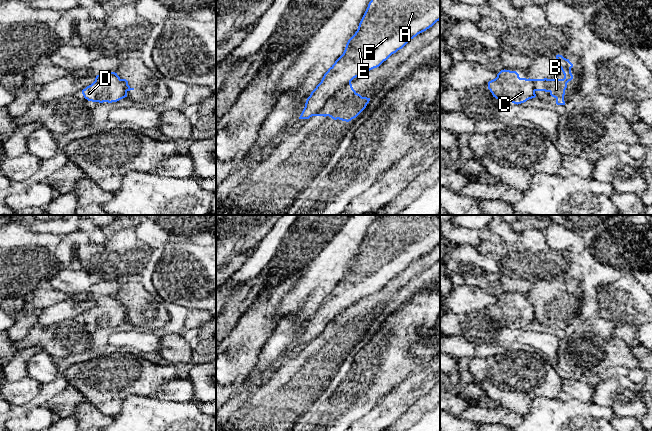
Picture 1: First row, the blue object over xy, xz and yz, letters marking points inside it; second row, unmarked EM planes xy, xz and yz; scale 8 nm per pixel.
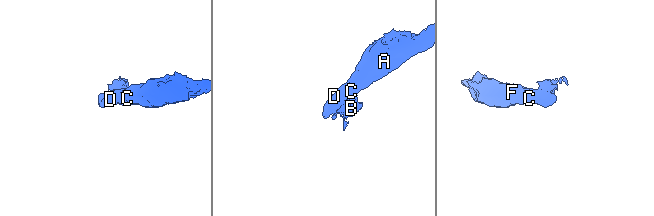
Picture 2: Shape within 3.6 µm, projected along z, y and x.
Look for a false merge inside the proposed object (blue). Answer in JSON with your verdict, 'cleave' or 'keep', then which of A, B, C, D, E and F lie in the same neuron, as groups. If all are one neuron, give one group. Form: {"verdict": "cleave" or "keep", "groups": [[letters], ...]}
{"verdict": "cleave", "groups": [["A", "C", "D", "E", "F"], ["B"]]}

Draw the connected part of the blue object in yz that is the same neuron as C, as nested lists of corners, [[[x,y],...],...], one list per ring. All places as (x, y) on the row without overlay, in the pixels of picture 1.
[[[505,293],[488,306],[488,313],[496,323],[508,323],[517,329],[536,321],[532,303],[520,302],[516,295]]]

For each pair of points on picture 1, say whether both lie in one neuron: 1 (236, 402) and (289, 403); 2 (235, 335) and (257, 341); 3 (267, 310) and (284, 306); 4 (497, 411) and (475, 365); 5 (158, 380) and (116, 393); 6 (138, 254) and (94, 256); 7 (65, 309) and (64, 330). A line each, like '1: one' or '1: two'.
1: two
2: one
3: two
4: two
5: one
6: one
7: two

